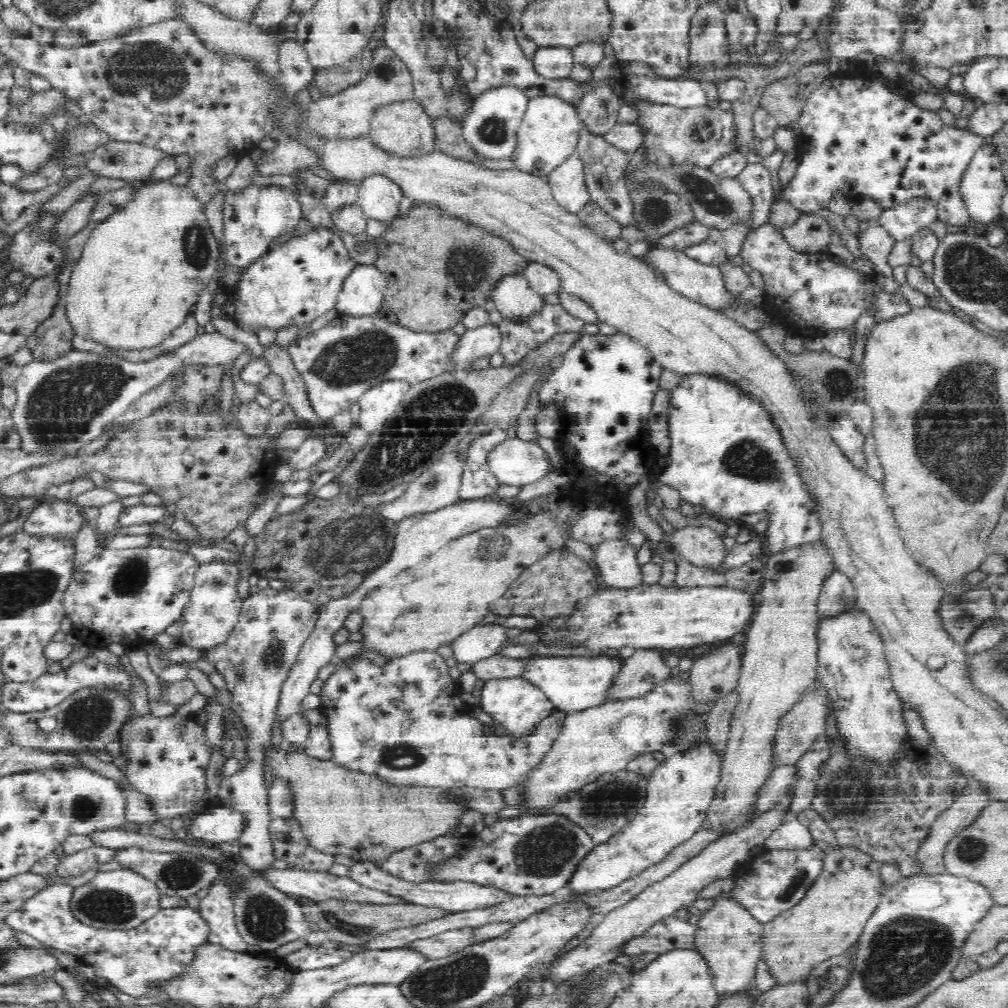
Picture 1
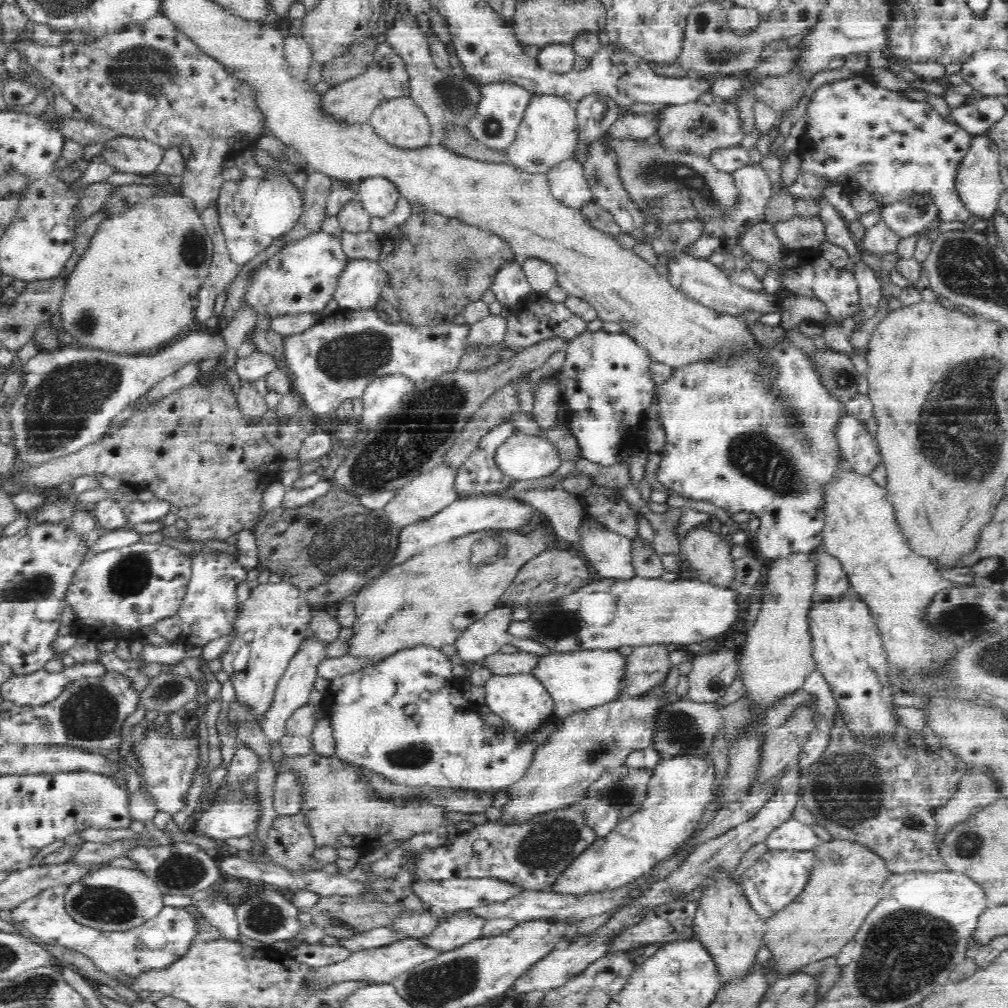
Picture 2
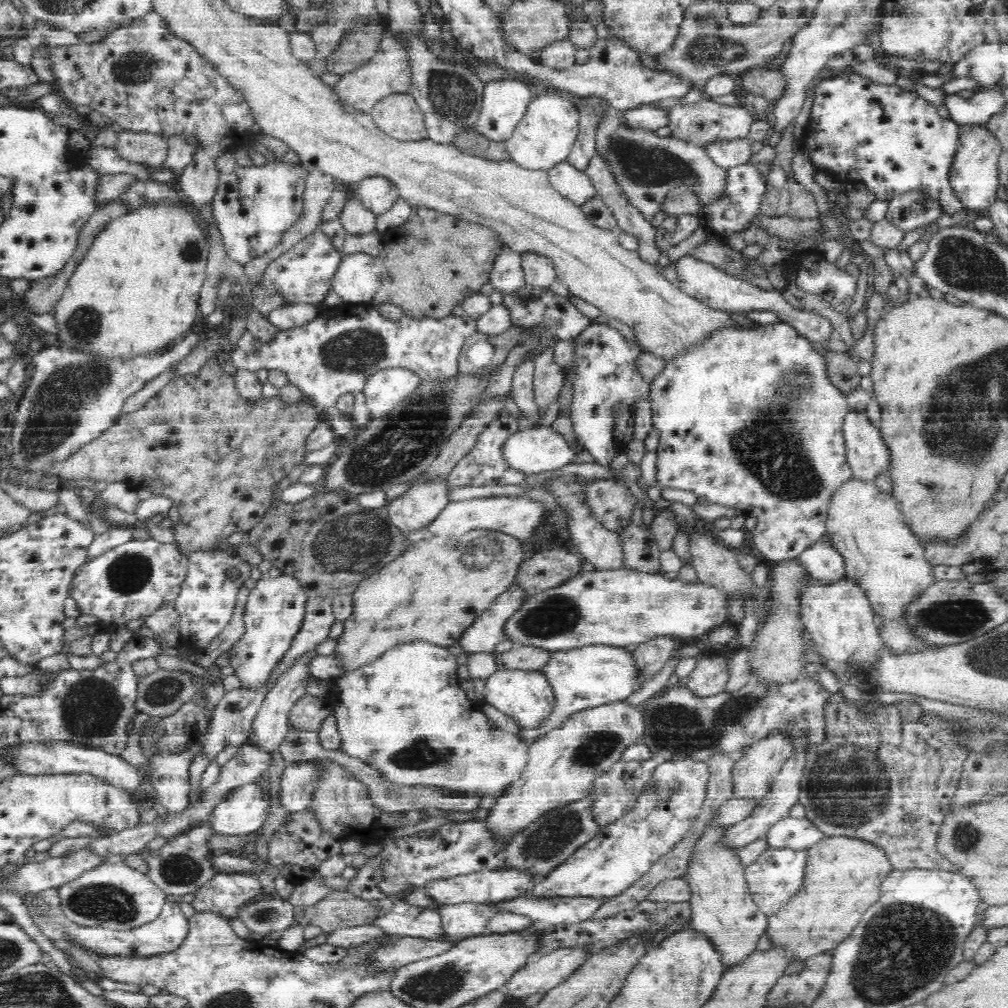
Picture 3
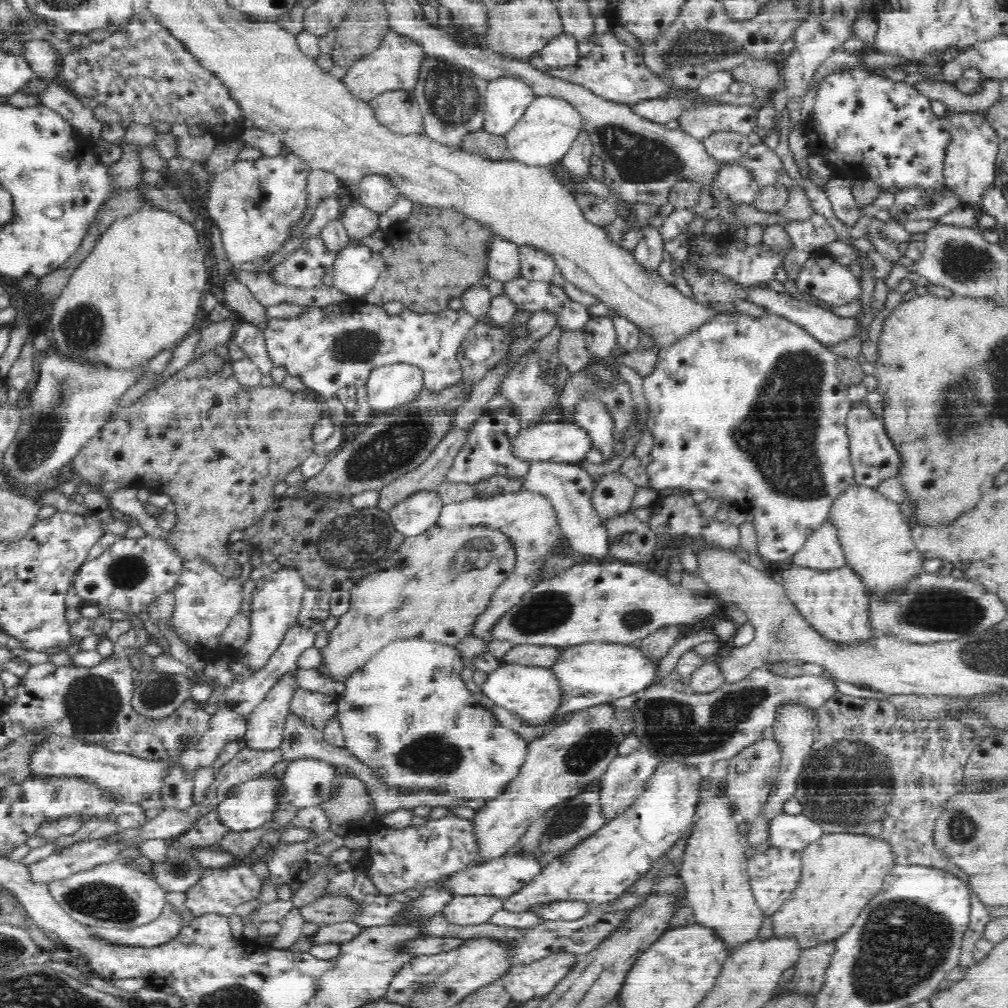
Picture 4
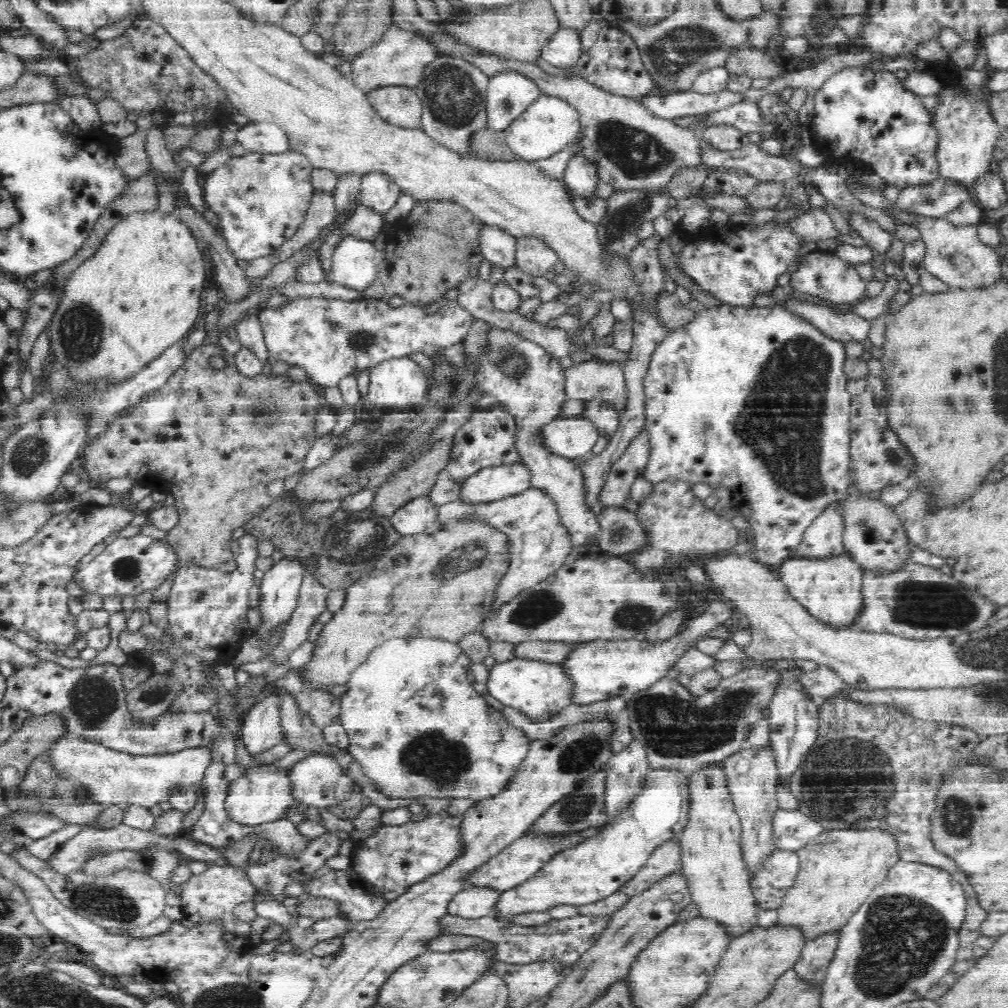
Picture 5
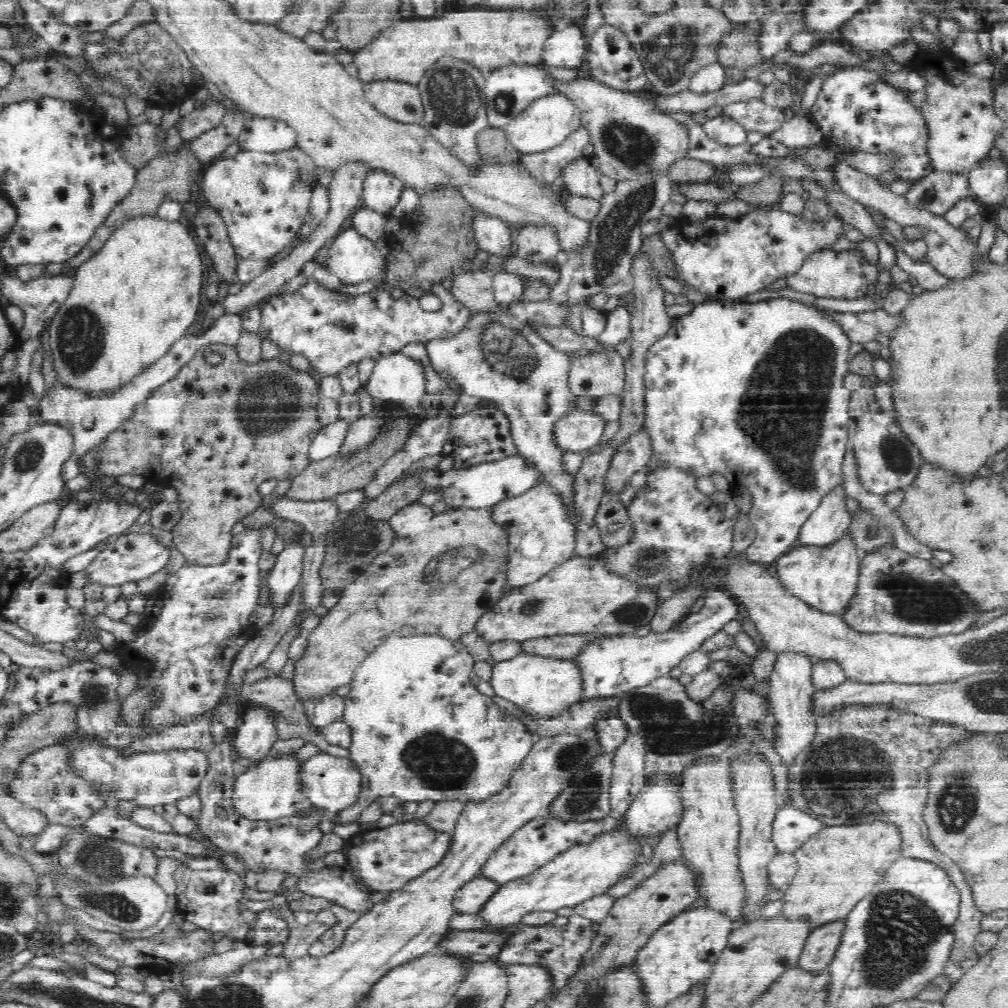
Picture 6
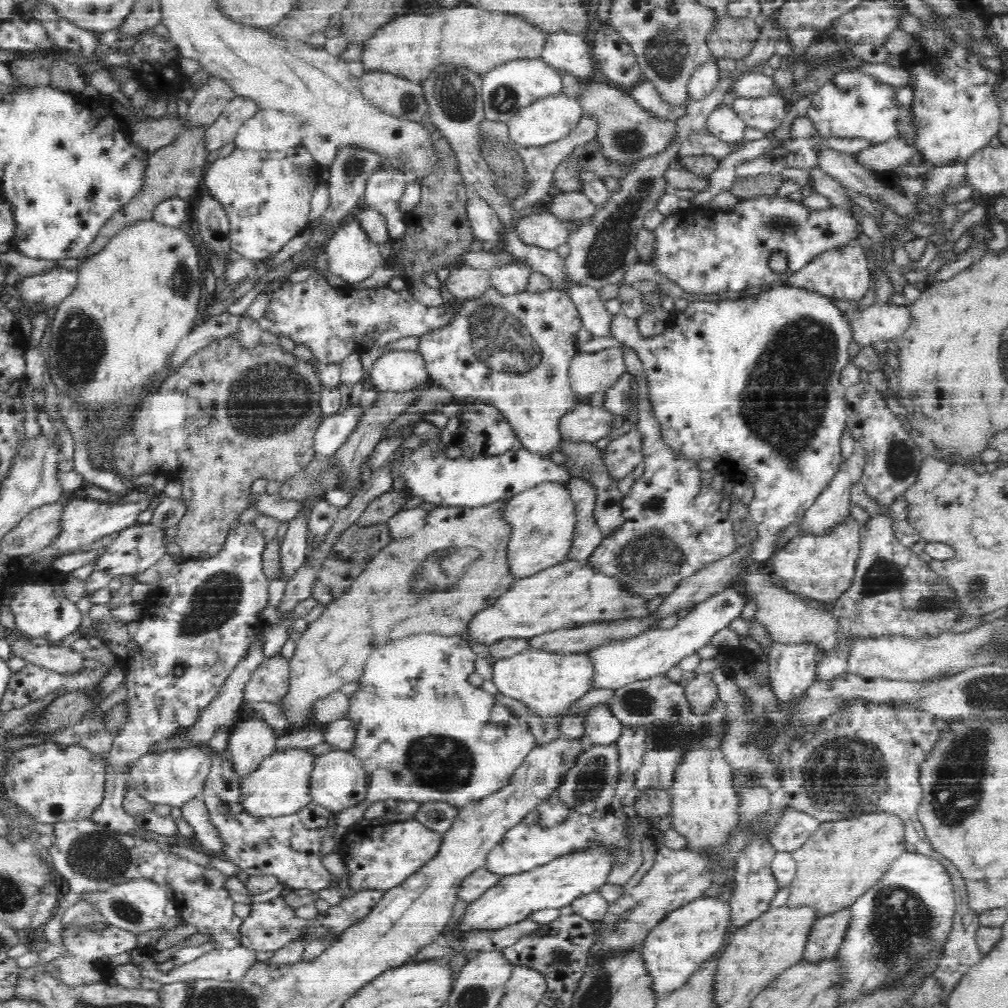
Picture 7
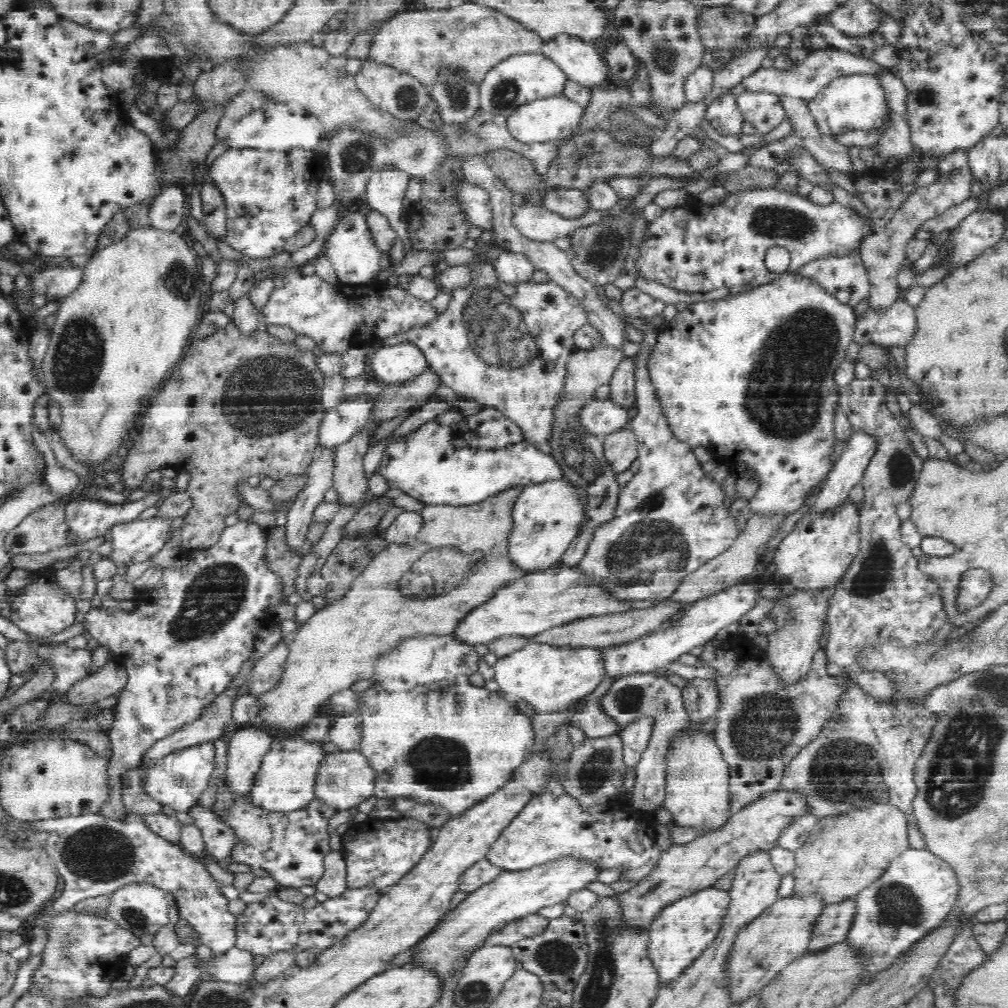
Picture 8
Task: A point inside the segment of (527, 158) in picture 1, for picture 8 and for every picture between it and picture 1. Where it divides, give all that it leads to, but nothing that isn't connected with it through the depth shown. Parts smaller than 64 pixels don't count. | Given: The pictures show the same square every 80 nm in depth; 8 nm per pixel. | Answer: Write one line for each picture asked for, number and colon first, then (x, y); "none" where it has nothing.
2: (548, 133)
3: (546, 134)
4: (547, 130)
5: (549, 125)
6: (547, 122)
7: (549, 119)
8: (554, 117)

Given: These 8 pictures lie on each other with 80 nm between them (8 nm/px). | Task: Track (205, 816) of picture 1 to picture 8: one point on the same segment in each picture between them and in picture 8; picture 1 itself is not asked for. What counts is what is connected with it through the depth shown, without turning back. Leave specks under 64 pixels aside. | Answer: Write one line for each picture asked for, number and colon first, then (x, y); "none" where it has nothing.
2: (228, 818)
3: (245, 809)
4: (249, 806)
5: (260, 798)
6: (268, 791)
7: (279, 787)
8: (285, 782)

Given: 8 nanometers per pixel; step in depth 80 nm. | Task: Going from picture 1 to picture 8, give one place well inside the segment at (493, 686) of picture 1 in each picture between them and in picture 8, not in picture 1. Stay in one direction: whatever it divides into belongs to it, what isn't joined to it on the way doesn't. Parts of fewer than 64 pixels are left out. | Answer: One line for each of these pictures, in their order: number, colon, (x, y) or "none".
2: (521, 702)
3: (525, 697)
4: (531, 693)
5: (538, 690)
6: (542, 687)
7: (546, 683)
8: (550, 679)

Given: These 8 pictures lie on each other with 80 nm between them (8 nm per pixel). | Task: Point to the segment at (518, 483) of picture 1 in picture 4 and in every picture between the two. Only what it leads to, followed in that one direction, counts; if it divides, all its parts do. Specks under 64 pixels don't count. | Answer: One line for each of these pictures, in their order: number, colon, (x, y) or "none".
2: (521, 458)
3: (538, 449)
4: (559, 443)

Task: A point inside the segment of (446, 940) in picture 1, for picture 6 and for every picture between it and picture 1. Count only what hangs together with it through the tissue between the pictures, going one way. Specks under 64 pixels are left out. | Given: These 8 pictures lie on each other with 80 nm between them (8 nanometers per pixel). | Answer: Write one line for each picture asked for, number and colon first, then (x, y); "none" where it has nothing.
2: (455, 933)
3: (463, 921)
4: (460, 912)
5: (470, 904)
6: (477, 894)

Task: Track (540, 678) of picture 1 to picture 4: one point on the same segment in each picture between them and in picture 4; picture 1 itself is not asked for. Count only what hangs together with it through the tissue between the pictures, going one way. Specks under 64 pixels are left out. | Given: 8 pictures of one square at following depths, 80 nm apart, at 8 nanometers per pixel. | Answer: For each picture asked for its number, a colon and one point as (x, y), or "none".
2: (576, 681)
3: (581, 678)
4: (590, 674)

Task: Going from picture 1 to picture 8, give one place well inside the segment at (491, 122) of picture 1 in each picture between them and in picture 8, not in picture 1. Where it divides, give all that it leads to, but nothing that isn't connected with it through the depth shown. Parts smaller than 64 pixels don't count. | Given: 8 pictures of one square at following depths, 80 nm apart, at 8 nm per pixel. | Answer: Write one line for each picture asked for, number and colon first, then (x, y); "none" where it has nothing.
2: (501, 106)
3: (504, 102)
4: (506, 99)
5: (508, 95)
6: (508, 91)
7: (507, 89)
8: (519, 80)

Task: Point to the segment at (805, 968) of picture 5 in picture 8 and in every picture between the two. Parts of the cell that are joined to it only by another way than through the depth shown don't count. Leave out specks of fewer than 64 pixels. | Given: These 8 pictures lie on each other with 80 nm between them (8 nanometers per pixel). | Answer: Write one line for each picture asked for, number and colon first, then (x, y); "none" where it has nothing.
6: (821, 945)
7: (827, 933)
8: (832, 926)

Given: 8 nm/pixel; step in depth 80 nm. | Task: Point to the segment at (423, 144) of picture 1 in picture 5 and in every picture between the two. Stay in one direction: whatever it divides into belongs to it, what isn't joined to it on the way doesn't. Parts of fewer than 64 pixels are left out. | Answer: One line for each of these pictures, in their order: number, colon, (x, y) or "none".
2: (401, 123)
3: (399, 117)
4: (398, 111)
5: (400, 107)

